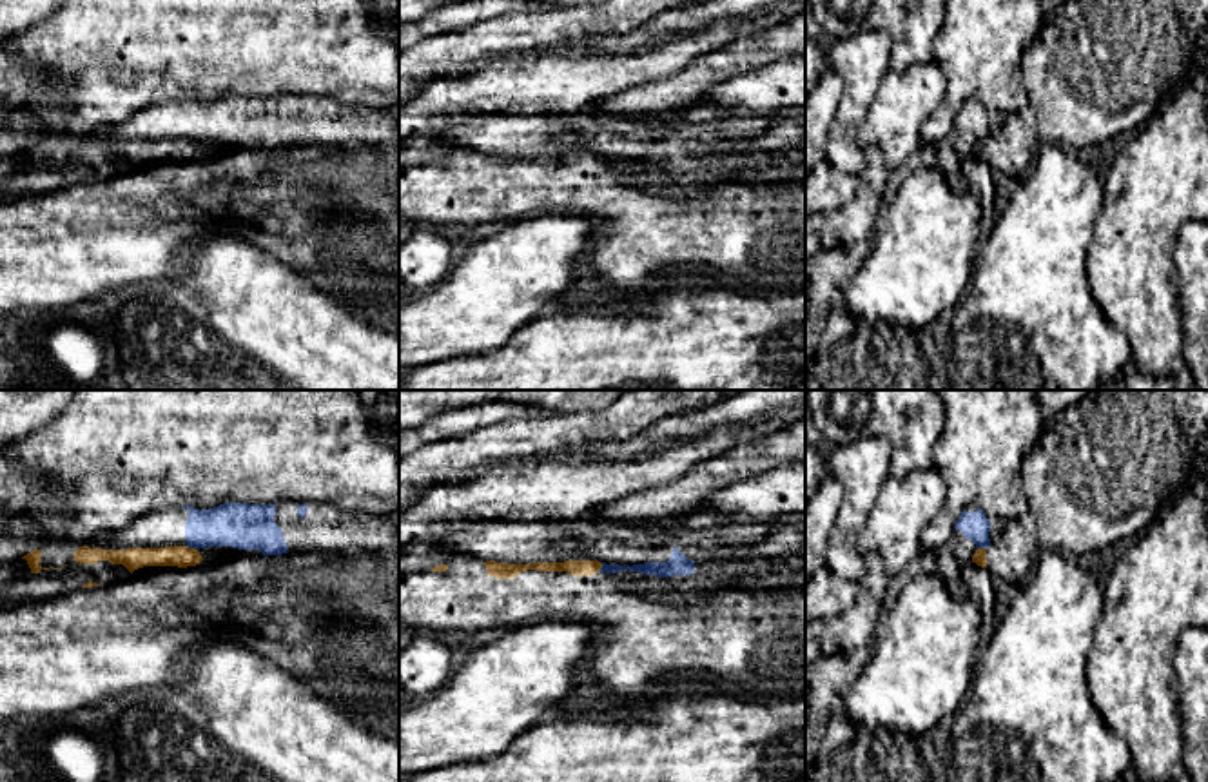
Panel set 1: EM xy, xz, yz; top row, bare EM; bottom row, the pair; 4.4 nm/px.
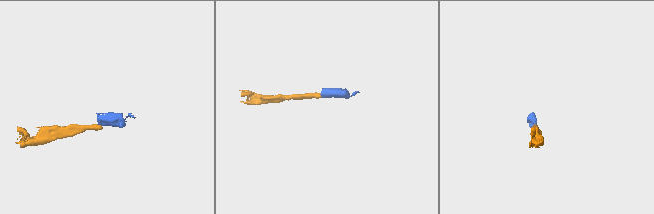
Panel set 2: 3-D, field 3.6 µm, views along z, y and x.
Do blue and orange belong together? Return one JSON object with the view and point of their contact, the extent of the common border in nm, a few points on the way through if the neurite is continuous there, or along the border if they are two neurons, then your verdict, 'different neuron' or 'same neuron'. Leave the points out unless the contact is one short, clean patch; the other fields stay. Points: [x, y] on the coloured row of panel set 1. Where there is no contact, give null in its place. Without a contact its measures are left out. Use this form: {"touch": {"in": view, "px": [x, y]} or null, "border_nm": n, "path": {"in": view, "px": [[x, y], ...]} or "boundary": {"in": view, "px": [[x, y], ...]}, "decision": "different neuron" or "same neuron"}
{"touch": {"in": "xy", "px": [193, 547]}, "border_nm": 50, "boundary": {"in": "xy", "px": [[187, 545], [196, 550]]}, "decision": "different neuron"}

